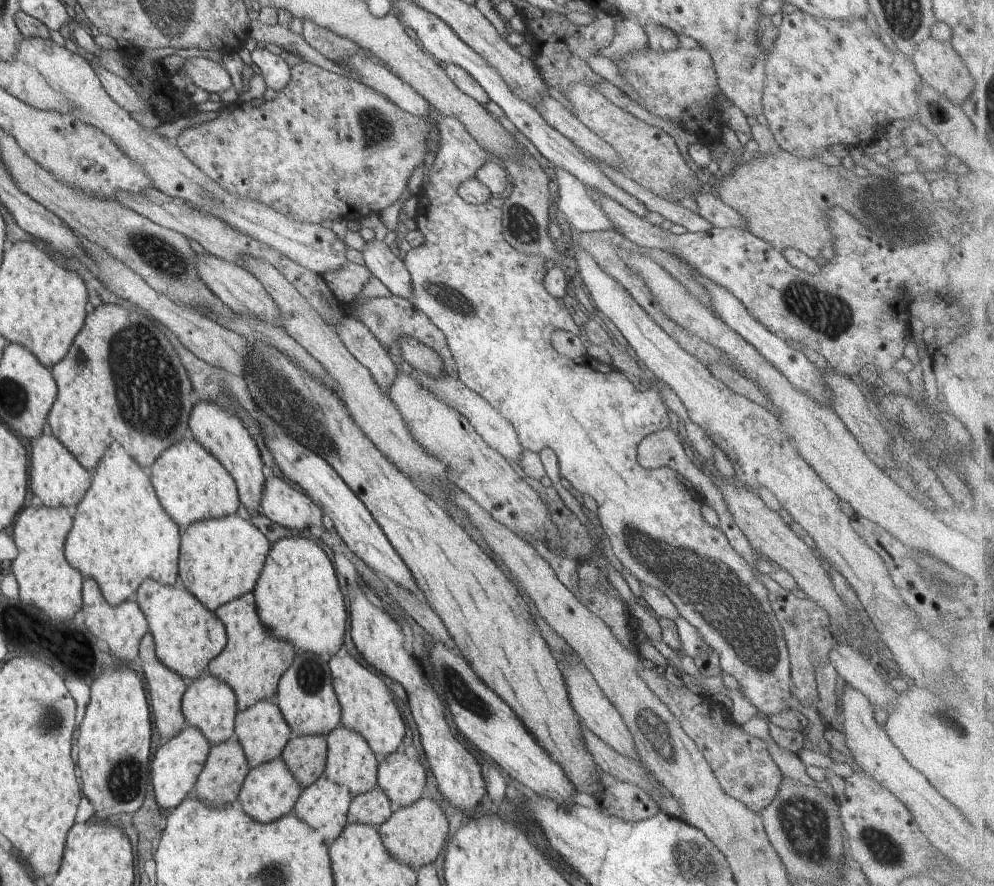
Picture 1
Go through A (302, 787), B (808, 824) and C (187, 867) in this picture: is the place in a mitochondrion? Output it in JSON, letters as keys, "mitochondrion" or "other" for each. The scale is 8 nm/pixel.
{"A":"other","B":"mitochondrion","C":"other"}

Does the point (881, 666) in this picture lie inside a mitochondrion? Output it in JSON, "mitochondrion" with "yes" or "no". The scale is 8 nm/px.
{"mitochondrion":"no"}

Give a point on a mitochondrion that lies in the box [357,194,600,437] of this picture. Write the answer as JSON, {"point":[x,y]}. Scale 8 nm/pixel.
{"point":[460,305]}

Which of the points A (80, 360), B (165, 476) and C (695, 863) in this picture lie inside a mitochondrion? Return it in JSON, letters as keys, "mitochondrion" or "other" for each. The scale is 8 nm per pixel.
{"A":"mitochondrion","B":"other","C":"mitochondrion"}

